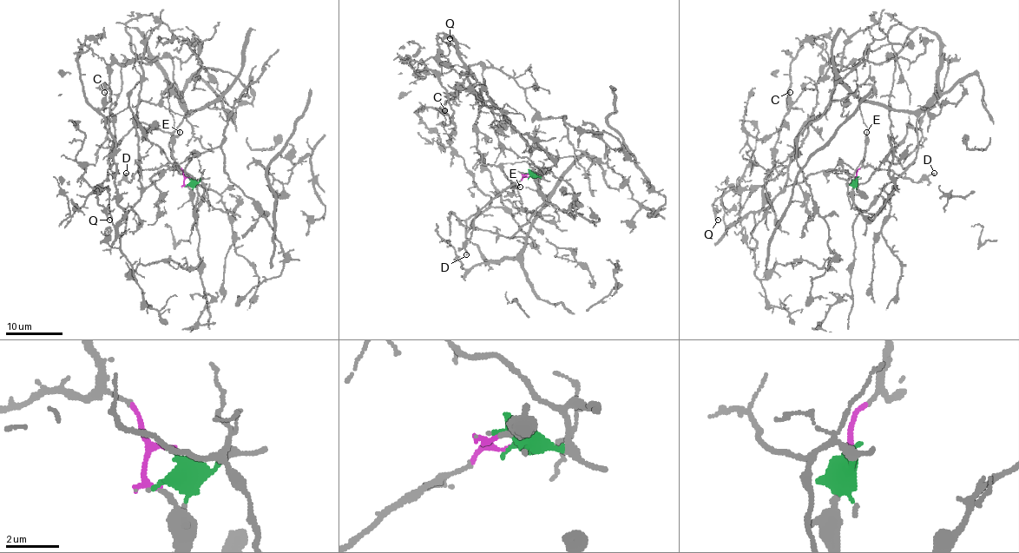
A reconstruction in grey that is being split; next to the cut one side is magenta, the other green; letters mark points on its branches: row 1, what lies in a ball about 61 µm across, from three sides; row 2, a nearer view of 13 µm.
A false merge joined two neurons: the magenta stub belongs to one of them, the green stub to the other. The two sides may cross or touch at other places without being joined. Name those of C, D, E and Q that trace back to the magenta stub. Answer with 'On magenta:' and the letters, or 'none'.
On magenta: D, E

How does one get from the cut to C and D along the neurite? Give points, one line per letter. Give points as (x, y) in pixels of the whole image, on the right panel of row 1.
C: (856, 177), (844, 180), (833, 169), (822, 169), (789, 185), (764, 208), (765, 178), (773, 166), (789, 91)
D: (856, 177), (856, 171), (866, 166), (891, 169), (919, 182), (935, 173)

